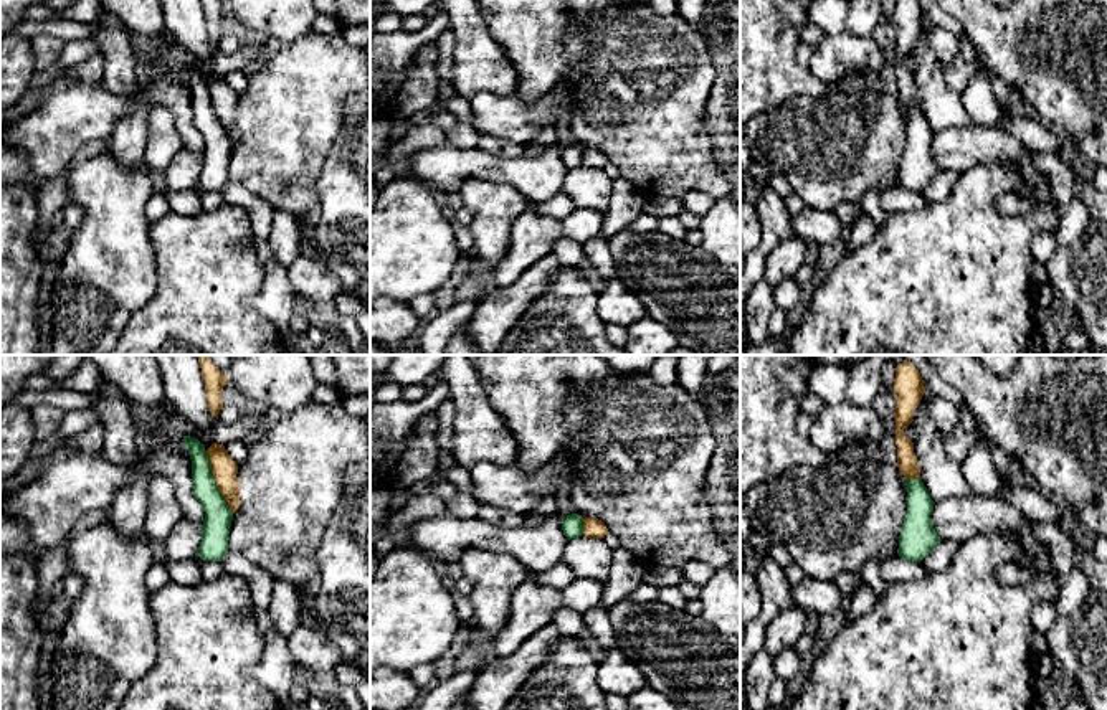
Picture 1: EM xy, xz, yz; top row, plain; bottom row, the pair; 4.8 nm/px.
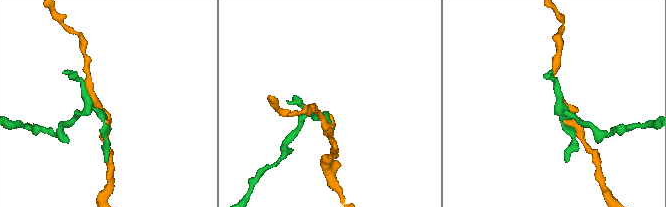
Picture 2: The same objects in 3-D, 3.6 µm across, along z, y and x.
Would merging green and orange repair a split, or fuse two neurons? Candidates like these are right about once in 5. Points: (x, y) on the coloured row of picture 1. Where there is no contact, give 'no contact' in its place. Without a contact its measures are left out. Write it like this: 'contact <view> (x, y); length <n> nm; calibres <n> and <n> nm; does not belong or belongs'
contact xy (215, 482); length 340 nm; calibres 140 and 120 nm; does not belong

